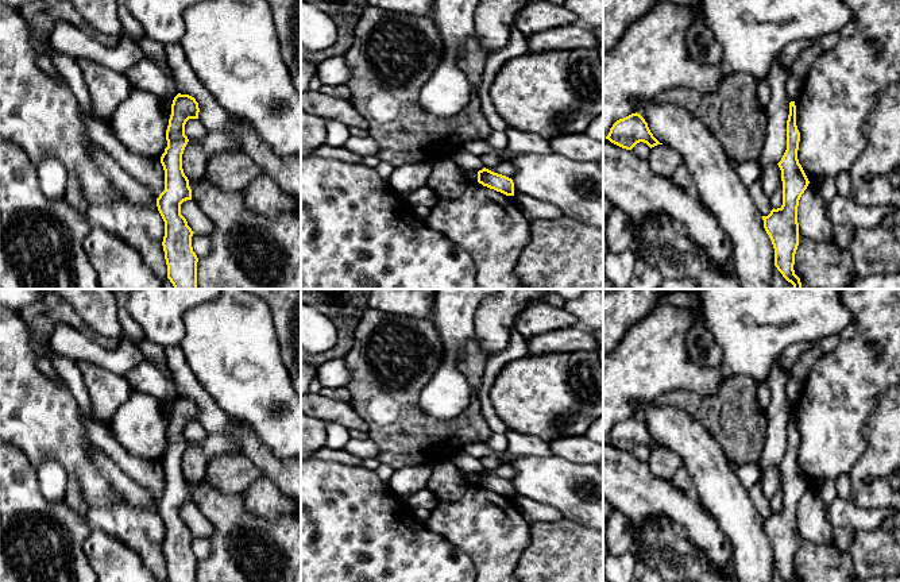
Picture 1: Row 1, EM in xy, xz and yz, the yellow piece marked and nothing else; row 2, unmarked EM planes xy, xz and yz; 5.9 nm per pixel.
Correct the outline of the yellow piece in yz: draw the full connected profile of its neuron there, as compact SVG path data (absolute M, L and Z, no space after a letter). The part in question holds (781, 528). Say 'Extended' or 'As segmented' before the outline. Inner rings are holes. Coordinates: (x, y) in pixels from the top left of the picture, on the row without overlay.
As segmented. M789 405L787 423L787 452L777 466L781 473L783 508L762 519L764 531L775 551L775 568L785 582L800 582L793 573L799 548L797 509L810 483L799 466L800 435L796 428L796 408Z

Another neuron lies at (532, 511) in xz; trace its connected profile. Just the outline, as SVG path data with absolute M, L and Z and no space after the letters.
M517 497L517 498L514 498L514 502L519 508L524 519L528 523L557 521L557 520L563 519L561 512L553 506L544 505L541 502L536 502L533 500L525 498L525 497Z

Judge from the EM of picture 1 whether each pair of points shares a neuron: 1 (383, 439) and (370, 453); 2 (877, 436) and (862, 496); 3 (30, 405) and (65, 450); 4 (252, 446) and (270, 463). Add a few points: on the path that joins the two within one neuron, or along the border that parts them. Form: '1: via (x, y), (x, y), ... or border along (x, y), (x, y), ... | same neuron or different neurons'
1: border along (369, 438), (378, 447), (377, 458) | different neurons
2: via (877, 451), (877, 457), (858, 475), (858, 481) | same neuron
3: via (39, 416), (62, 439) | same neuron
4: via (257, 450), (266, 459) | same neuron

